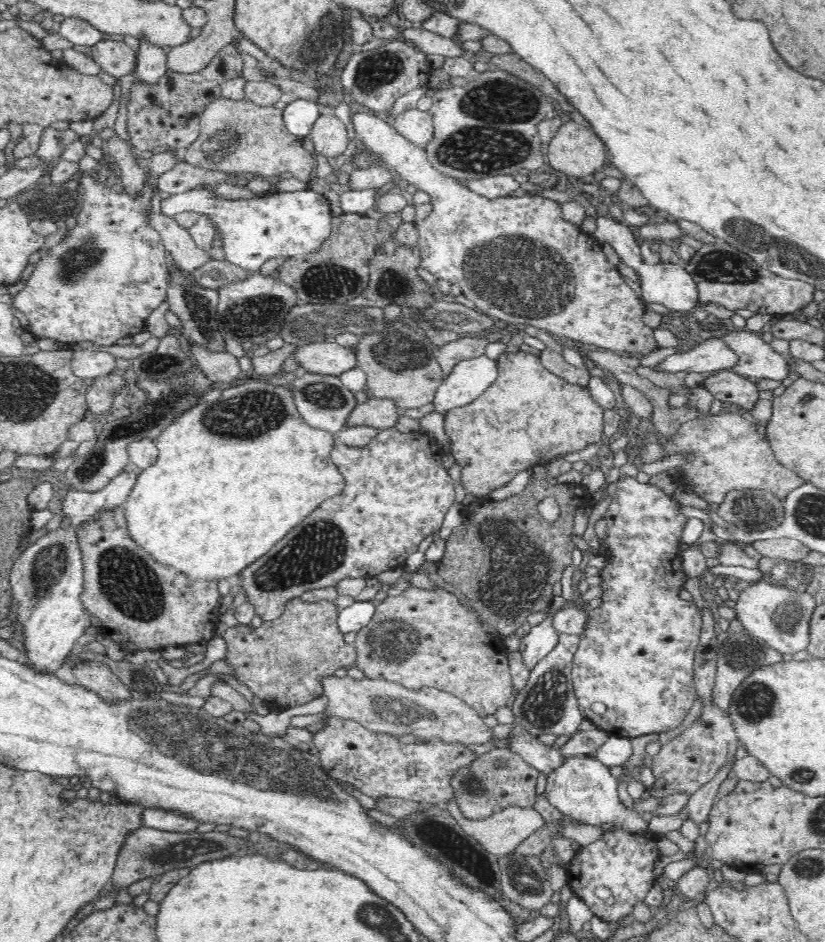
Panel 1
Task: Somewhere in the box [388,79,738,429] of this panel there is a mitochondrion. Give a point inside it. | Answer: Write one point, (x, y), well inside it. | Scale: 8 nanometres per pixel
(523, 273)

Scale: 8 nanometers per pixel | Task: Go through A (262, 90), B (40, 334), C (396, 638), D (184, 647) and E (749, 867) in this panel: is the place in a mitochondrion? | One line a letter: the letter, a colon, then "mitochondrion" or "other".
A: other
B: other
C: mitochondrion
D: other
E: other

